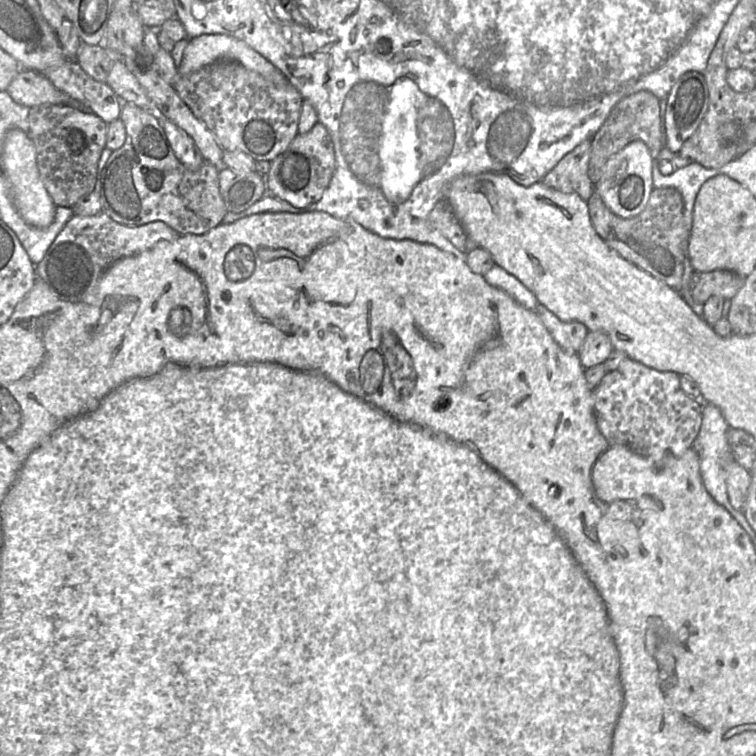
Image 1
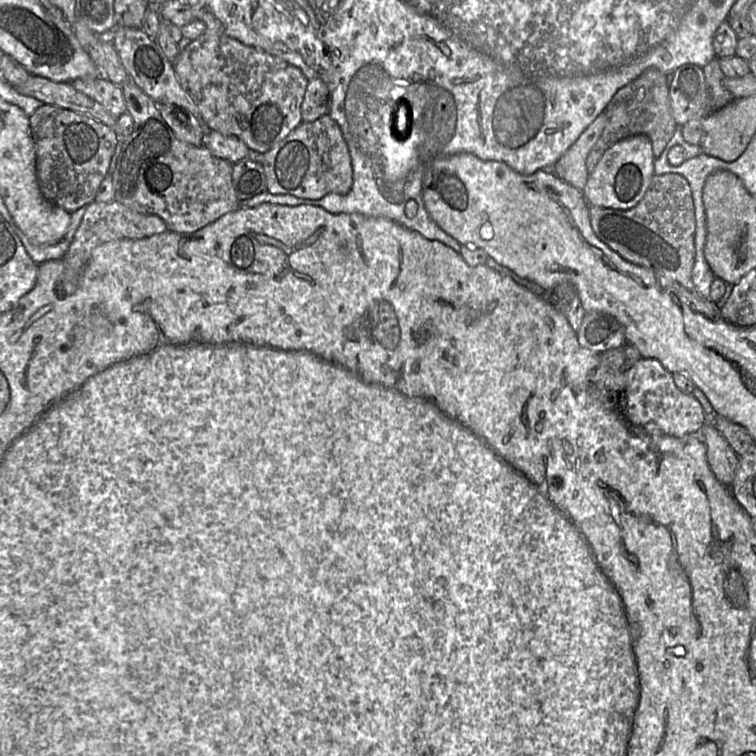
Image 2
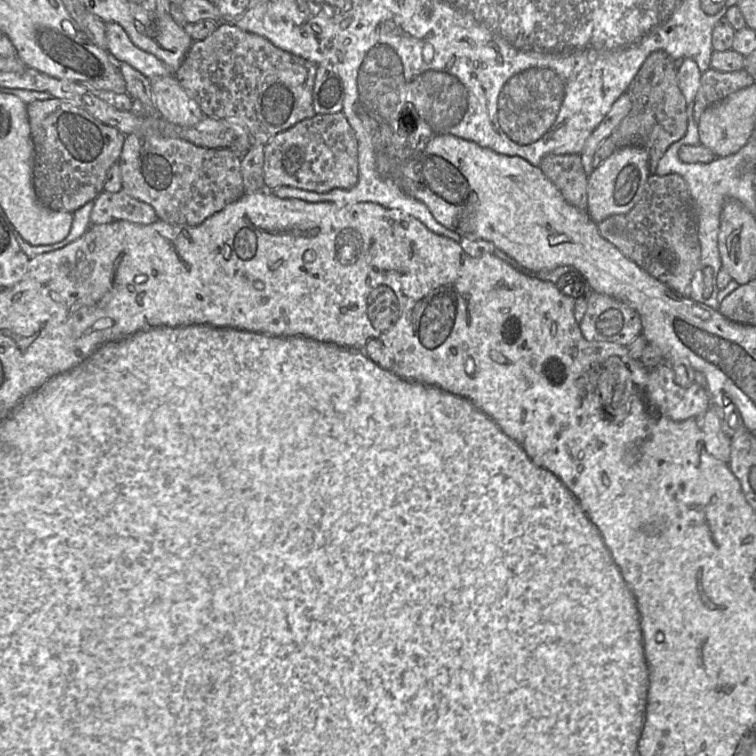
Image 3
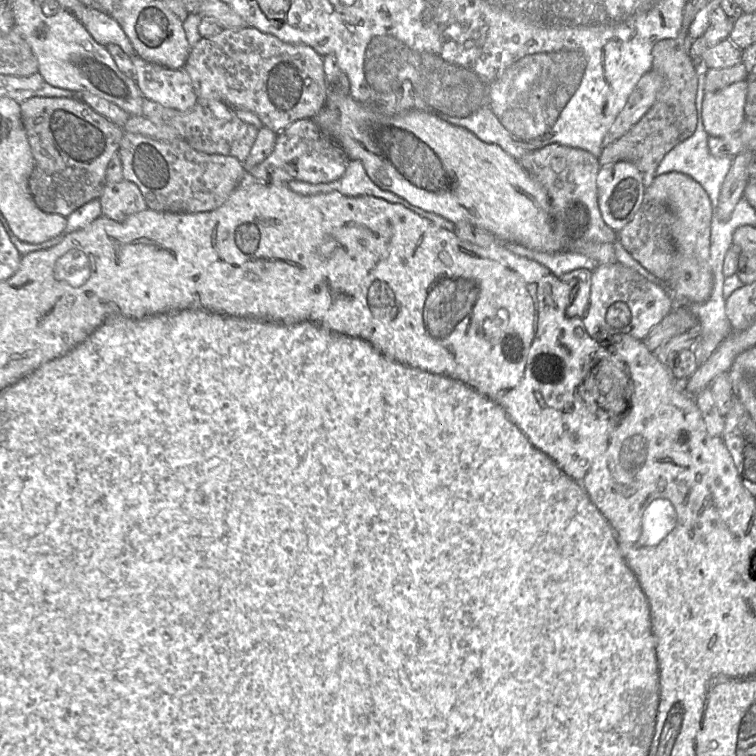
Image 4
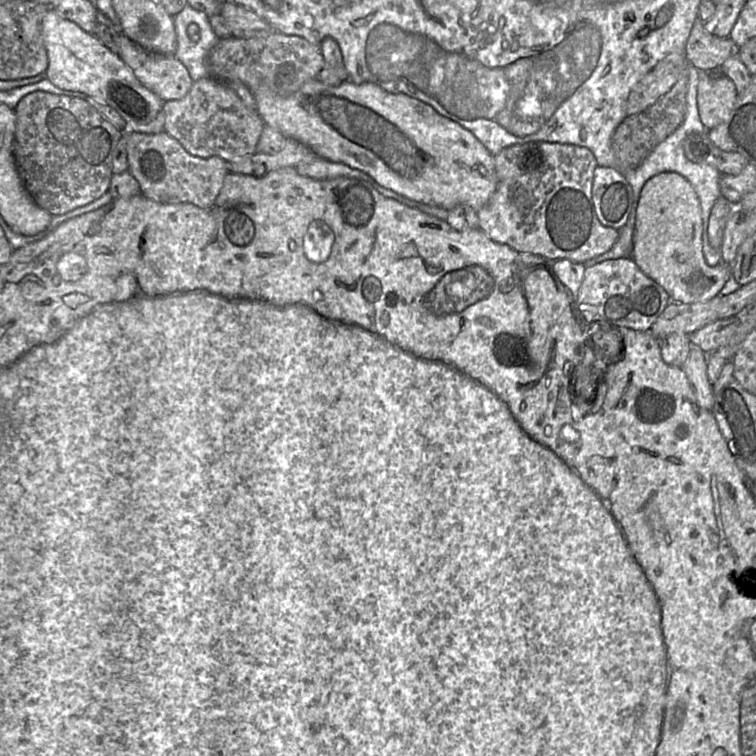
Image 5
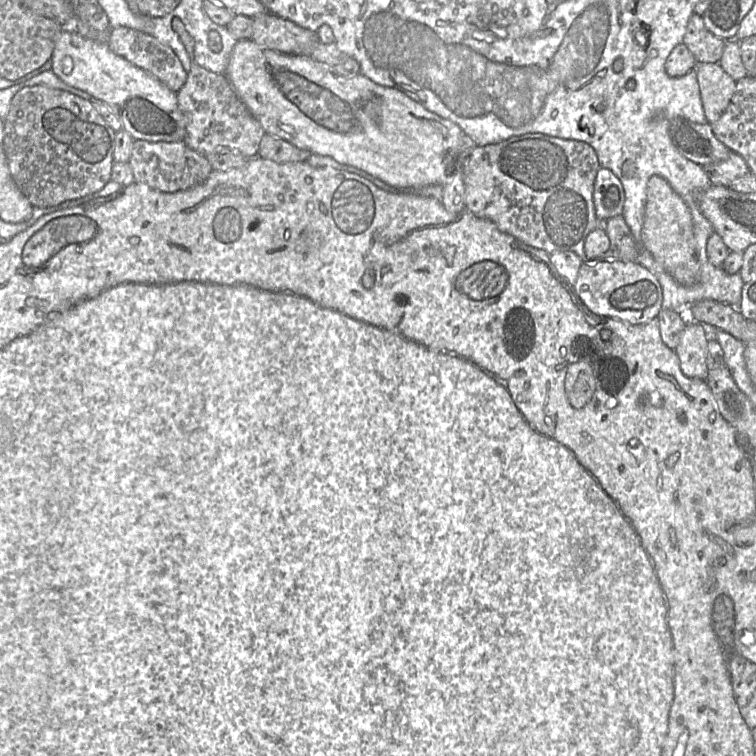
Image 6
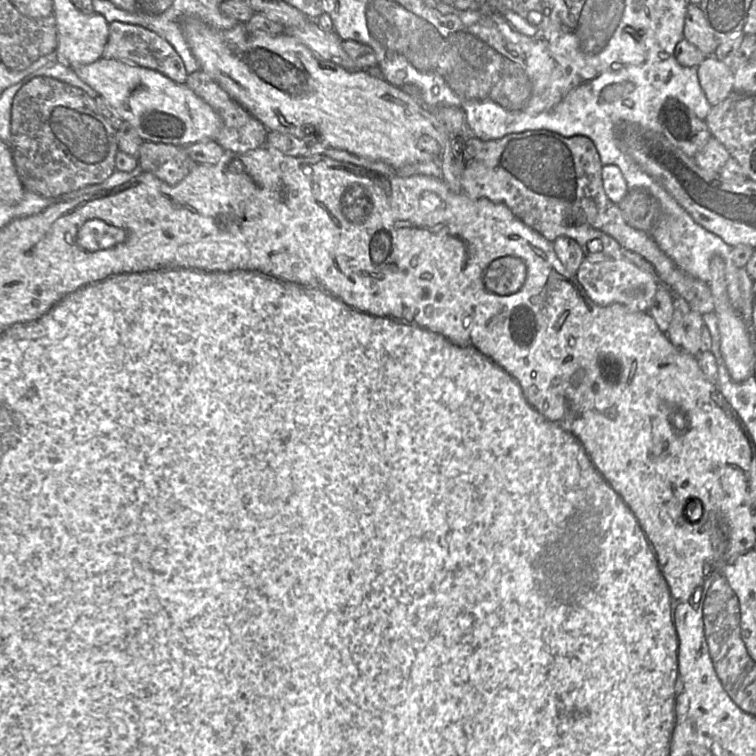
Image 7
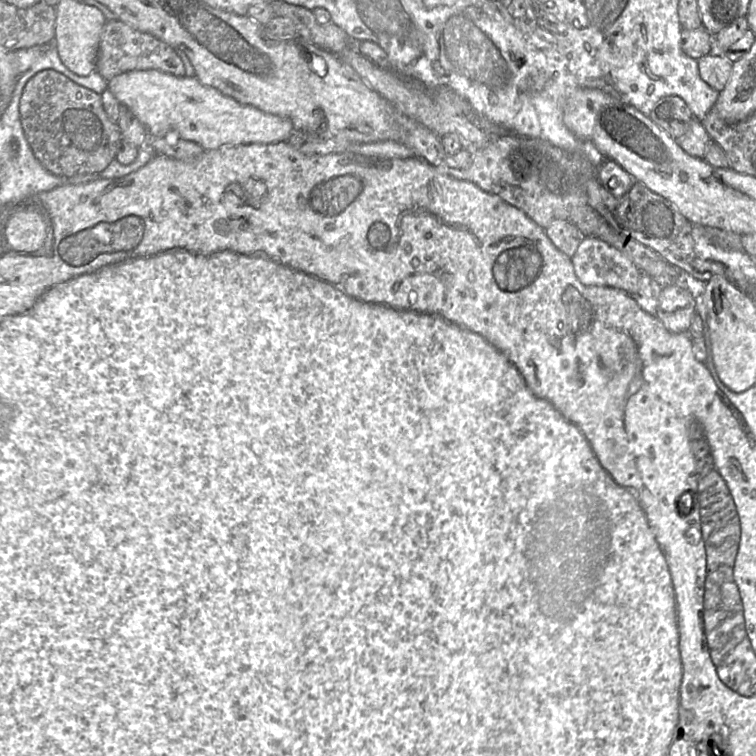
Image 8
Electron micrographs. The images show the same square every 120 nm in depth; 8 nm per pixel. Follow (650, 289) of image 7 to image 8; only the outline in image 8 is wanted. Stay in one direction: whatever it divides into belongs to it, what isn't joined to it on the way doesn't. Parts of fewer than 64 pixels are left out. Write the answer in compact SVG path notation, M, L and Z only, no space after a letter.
M596 236L583 237L571 259L577 278L586 286L612 287L630 295L638 291L642 272L625 254Z

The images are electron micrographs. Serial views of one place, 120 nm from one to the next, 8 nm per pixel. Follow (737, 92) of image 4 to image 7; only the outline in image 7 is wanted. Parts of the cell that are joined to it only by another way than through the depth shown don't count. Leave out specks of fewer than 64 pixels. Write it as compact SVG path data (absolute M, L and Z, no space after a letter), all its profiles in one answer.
M715 55L706 57L697 67L697 73L711 106L721 103L734 91L735 69L718 60Z

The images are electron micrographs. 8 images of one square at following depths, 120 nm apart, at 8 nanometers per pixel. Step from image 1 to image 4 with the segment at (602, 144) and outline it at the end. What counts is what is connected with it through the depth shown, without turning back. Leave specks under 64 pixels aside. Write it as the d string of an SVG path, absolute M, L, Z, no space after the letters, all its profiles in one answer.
M666 39L653 47L652 55L651 70L664 79L663 87L654 104L624 135L603 146L598 156L600 167L617 161L633 163L642 175L645 188L655 179L656 169L664 156L676 145L689 138L697 125L695 101L698 79L696 64L690 56L690 50L684 49L684 42L681 39Z

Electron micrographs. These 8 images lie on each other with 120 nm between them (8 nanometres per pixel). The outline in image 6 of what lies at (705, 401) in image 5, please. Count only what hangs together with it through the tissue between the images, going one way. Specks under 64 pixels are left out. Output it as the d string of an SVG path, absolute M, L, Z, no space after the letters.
M689 321L674 349L680 361L682 373L689 378L706 380L708 367L706 364L707 346L710 339L709 328Z

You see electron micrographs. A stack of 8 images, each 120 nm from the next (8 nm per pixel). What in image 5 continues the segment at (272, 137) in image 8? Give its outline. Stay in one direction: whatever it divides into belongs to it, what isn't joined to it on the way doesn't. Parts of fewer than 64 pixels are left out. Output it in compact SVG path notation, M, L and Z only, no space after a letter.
M49 7L42 19L42 37L48 54L46 79L58 88L87 94L115 109L127 124L127 130L145 134L164 132L163 104L146 88L118 54L76 23L62 18Z

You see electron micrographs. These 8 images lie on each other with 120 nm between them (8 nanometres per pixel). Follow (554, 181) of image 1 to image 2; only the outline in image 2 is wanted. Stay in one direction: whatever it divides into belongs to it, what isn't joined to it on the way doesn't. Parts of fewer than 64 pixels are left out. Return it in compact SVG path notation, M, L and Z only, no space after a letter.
M599 115L579 136L575 143L548 170L562 181L583 190L588 181L586 160L606 125L606 115Z

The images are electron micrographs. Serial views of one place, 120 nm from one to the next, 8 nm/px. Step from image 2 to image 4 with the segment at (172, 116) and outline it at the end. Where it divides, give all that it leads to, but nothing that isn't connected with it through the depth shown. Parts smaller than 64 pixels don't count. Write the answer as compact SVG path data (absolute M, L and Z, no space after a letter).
M137 54L131 58L136 69L136 83L144 98L157 102L164 107L179 111L191 110L198 101L191 78L185 69L171 70L159 64L150 63Z

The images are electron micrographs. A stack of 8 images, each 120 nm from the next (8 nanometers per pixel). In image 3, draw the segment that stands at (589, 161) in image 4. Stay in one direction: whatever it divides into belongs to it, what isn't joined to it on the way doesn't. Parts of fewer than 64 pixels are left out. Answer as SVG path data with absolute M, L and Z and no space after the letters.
M549 154L541 160L538 167L569 204L587 211L589 176L585 173L579 154Z

